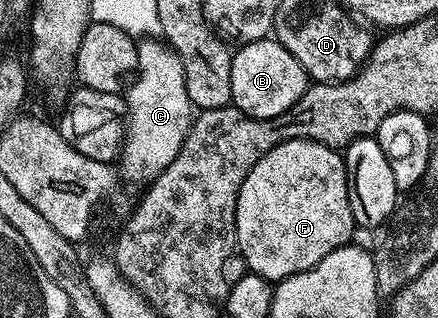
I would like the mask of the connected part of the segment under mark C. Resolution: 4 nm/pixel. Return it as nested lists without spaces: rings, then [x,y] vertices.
[[[145,39],[138,44],[137,82],[134,85],[132,82],[124,94],[128,123],[123,161],[133,170],[147,174],[147,177],[157,176],[175,159],[195,116],[193,104],[187,95],[187,83],[179,55],[168,44],[152,45],[151,42]]]

